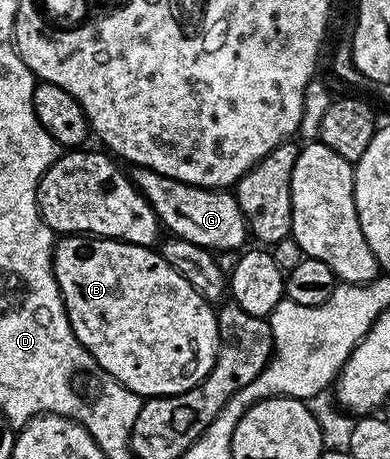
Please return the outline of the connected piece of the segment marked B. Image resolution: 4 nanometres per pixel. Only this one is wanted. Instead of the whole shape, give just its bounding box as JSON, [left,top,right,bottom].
[52,235,222,399]

